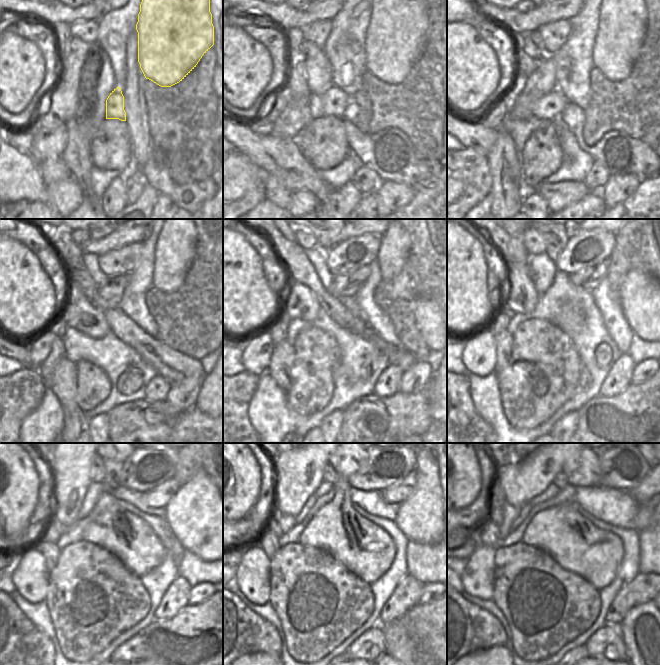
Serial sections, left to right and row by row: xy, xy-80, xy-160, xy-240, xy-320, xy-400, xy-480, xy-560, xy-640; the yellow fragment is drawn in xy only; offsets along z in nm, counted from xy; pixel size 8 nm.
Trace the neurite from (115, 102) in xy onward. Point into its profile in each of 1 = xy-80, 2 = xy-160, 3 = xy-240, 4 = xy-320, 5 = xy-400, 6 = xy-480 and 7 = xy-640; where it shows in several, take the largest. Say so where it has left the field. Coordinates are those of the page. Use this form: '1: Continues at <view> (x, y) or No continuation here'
1: Continues at xy-80 (334, 103)
2: Continues at xy-160 (549, 106)
3: Continues at xy-240 (79, 313)
4: Continues at xy-320 (300, 303)
5: Continues at xy-400 (521, 296)
6: Continues at xy-480 (66, 507)
7: Continues at xy-640 (512, 480).

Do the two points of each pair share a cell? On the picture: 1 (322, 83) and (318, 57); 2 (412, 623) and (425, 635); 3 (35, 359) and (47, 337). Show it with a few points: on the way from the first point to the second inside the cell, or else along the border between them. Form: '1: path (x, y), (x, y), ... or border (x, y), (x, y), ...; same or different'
1: path (319, 77), (318, 63); same
2: border (436, 630), (417, 627), (410, 638), (413, 650); different
3: path (38, 354), (43, 342); same

